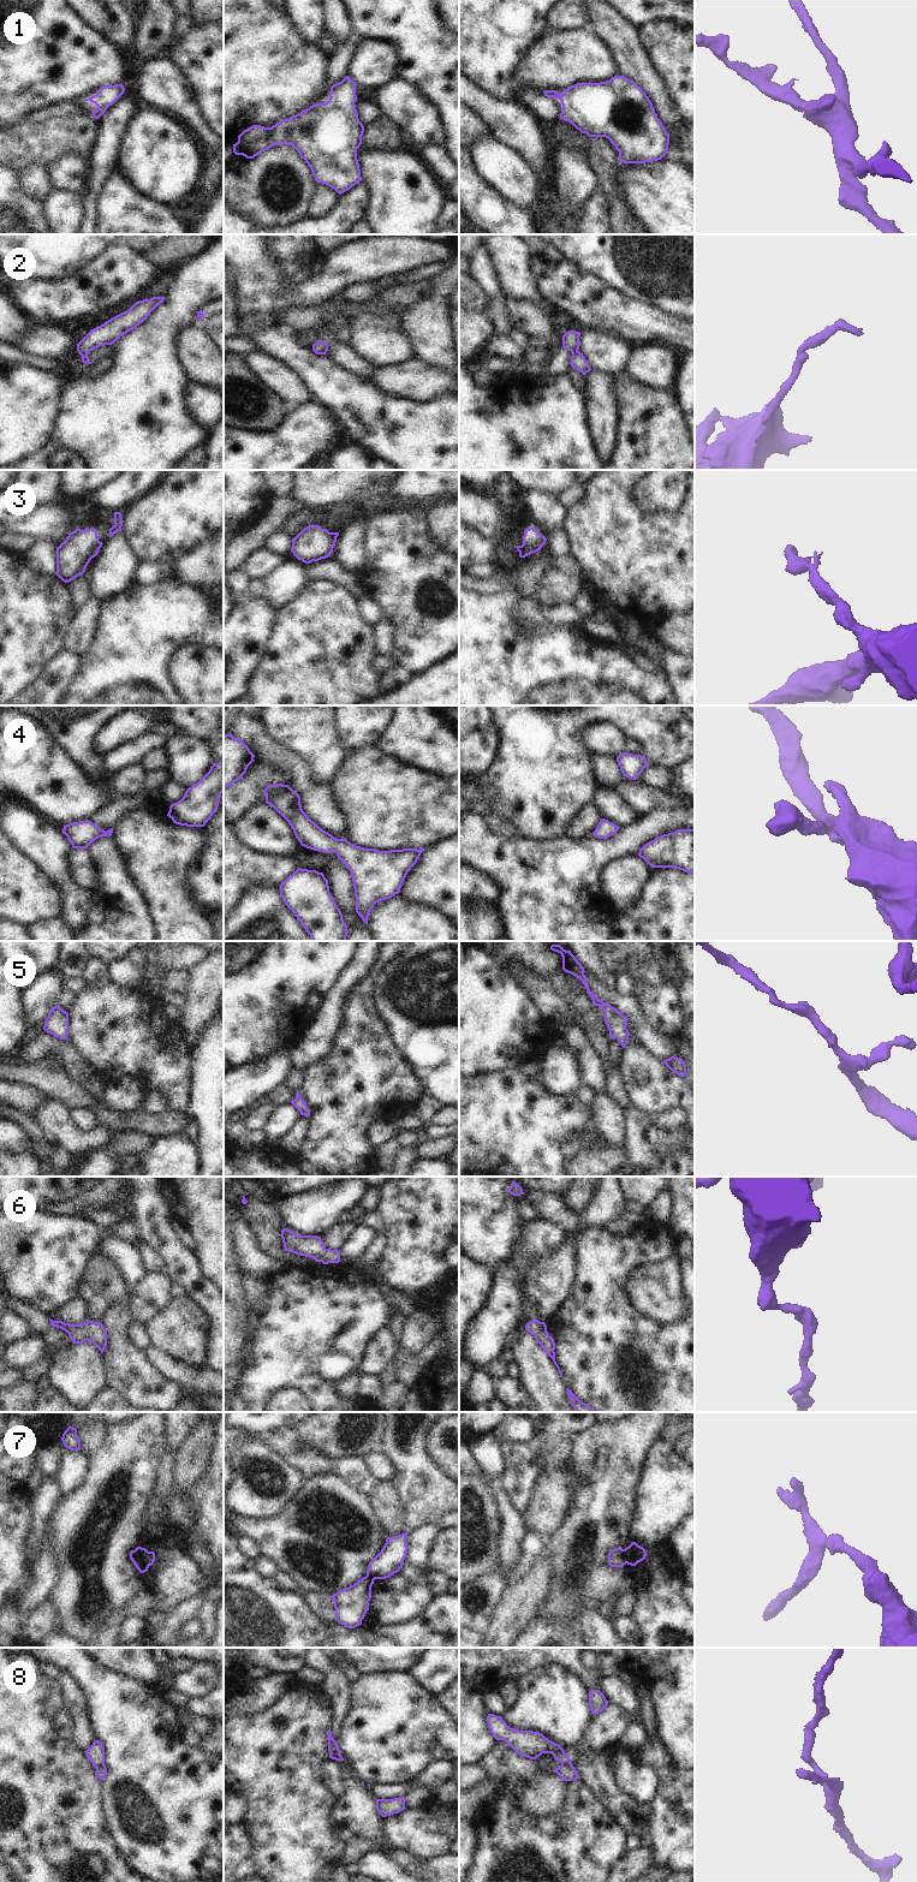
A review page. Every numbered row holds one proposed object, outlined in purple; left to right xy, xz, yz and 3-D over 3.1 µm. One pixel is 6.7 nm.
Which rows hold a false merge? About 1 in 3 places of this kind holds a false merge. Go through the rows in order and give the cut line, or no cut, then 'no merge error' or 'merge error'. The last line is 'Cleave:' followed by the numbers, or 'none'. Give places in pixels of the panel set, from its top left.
1: no cut | no merge error
2: no cut | no merge error
3: no cut | no merge error
4: no cut | no merge error
5: no cut | no merge error
6: no cut | no merge error
7: yz (624, 1549), (624, 1560), (626, 1562) | merge error
8: yz (561, 1763), (571, 1766) | merge error
Cleave: 7, 8

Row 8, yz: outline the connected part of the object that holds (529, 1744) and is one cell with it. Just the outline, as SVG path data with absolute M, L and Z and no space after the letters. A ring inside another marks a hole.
M488 1714L488 1727L496 1740L505 1740L517 1753L530 1759L536 1759L542 1753L552 1753L555 1761L571 1767L568 1755L554 1741L546 1738L540 1732L518 1731L511 1728L501 1716Z

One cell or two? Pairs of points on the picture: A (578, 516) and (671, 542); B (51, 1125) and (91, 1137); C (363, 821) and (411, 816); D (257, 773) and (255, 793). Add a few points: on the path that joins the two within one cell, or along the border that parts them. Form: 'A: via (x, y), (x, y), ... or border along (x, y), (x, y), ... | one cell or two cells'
A: via (601, 528), (617, 542), (648, 542) | one cell
B: via (60, 1130), (67, 1137), (82, 1137) | one cell
C: via (375, 819), (377, 816), (399, 816) | one cell
D: via (257, 778), (255, 788) | one cell

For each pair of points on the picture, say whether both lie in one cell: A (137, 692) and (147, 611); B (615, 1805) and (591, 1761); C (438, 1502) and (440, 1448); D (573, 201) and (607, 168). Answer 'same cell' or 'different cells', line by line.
A: same cell
B: same cell
C: different cells
D: different cells

